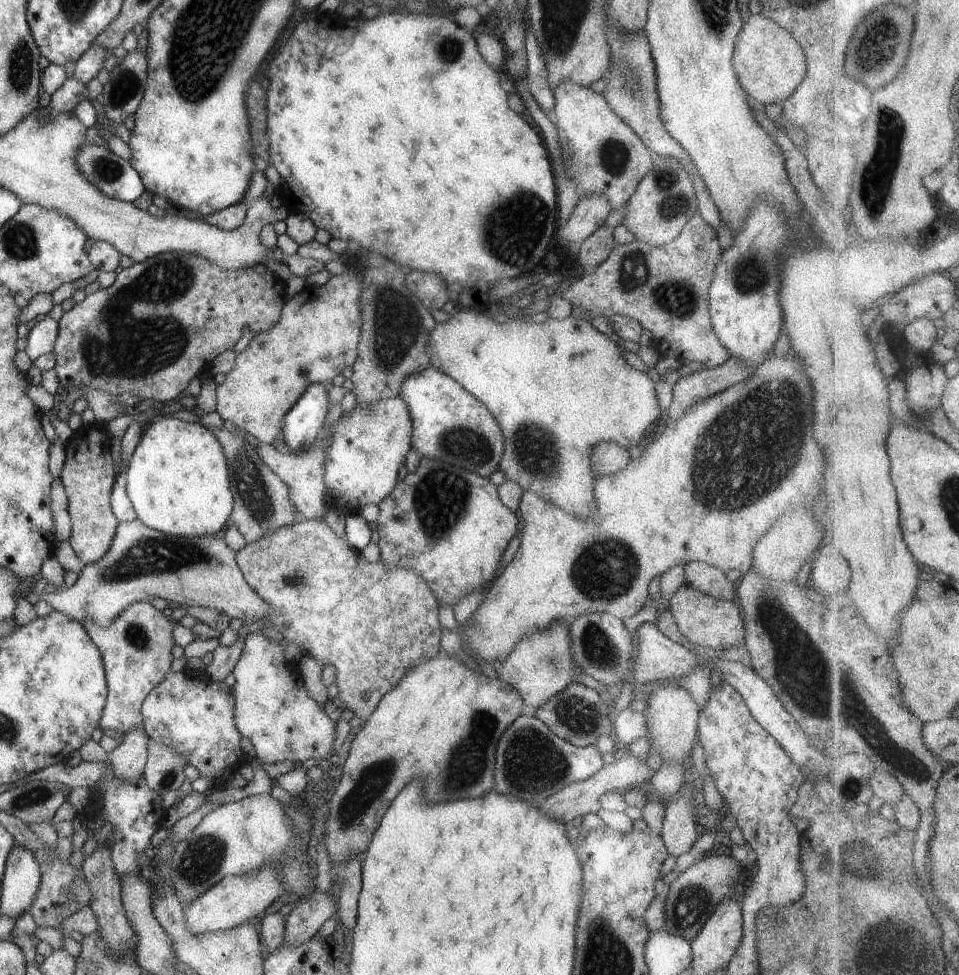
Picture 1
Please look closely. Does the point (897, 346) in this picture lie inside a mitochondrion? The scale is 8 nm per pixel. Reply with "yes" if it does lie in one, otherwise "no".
no

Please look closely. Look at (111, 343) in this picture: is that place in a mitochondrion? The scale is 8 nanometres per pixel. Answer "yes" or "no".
yes

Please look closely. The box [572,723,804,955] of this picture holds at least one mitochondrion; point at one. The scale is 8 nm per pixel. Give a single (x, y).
(692, 903)

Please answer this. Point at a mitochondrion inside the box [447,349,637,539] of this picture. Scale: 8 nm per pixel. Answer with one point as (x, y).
(535, 454)

